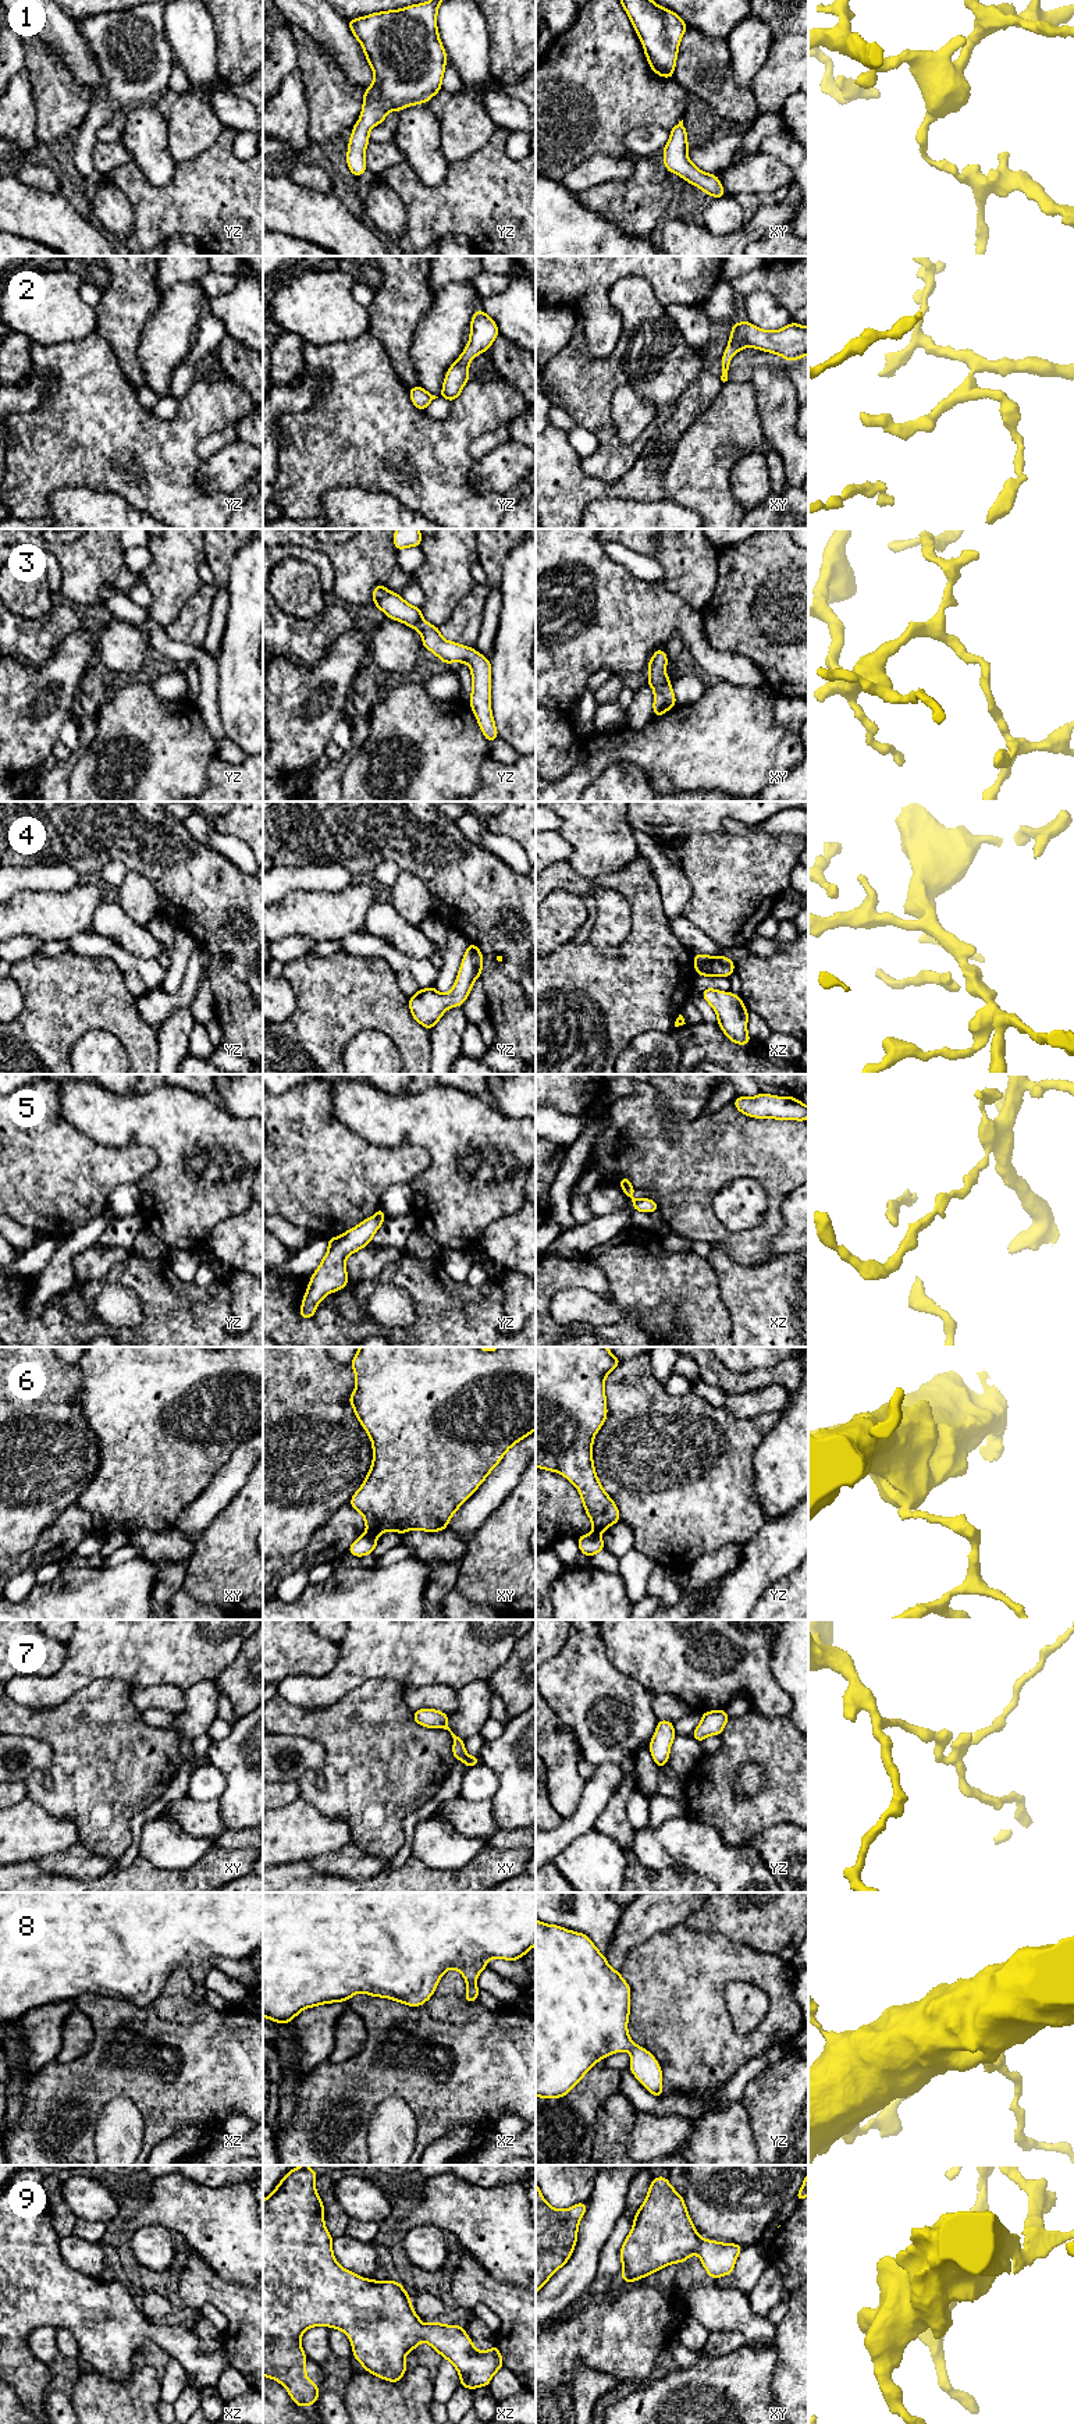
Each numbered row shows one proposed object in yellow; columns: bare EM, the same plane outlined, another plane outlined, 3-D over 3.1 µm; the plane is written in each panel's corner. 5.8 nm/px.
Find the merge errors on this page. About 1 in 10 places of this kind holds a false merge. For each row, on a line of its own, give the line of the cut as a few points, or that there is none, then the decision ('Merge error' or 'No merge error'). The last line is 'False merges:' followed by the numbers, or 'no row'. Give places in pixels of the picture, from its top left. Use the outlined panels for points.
1: No split. No merge error
2: No split. No merge error
3: No split. No merge error
4: No split. No merge error
5: No split. No merge error
6: Split along xy (366, 1532), (372, 1532), (376, 1536). Merge error
7: No split. No merge error
8: No split. No merge error
9: No split. No merge error
False merges: 6

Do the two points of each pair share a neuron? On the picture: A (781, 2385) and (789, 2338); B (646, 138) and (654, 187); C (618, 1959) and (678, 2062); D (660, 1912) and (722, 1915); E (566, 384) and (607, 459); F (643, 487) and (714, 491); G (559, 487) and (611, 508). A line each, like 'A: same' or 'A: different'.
A: same
B: different
C: different
D: different
E: same
F: different
G: different

